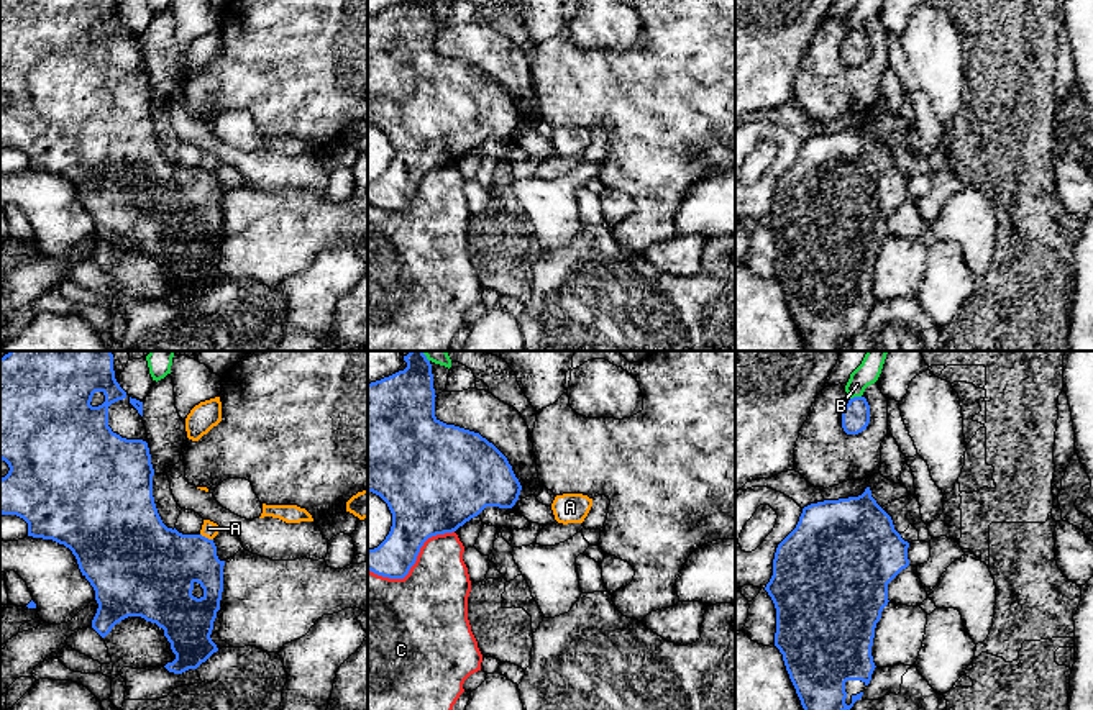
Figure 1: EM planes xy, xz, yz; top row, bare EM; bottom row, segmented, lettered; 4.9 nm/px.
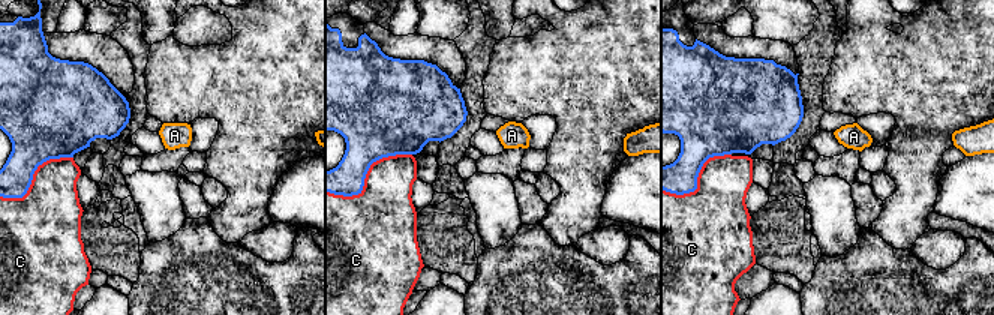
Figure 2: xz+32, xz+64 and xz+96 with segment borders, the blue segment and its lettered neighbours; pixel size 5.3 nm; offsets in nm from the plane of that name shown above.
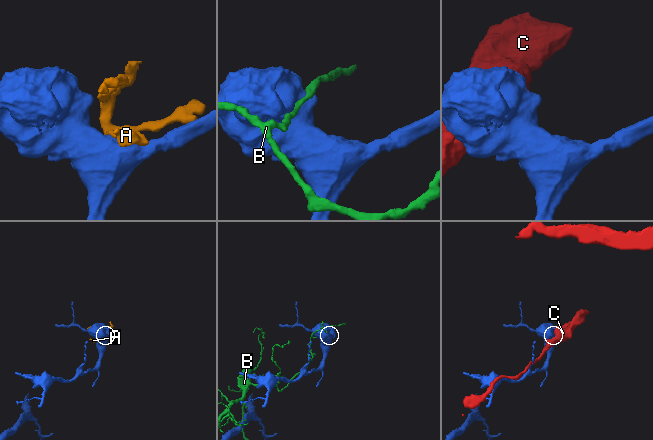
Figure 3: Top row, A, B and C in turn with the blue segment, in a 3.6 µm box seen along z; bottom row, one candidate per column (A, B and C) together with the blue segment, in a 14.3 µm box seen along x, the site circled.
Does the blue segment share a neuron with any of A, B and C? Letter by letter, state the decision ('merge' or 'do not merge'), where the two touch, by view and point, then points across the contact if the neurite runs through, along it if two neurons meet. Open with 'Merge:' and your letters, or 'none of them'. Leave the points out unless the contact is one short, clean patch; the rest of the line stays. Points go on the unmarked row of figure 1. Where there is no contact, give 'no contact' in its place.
Merge: none of them
A: do not merge; meets blue in xy at (207, 171); border along xy (201, 166), (212, 172)
B: do not merge; meets blue in yz at (855, 30)
C: do not merge; meets blue in xz at (414, 195)

